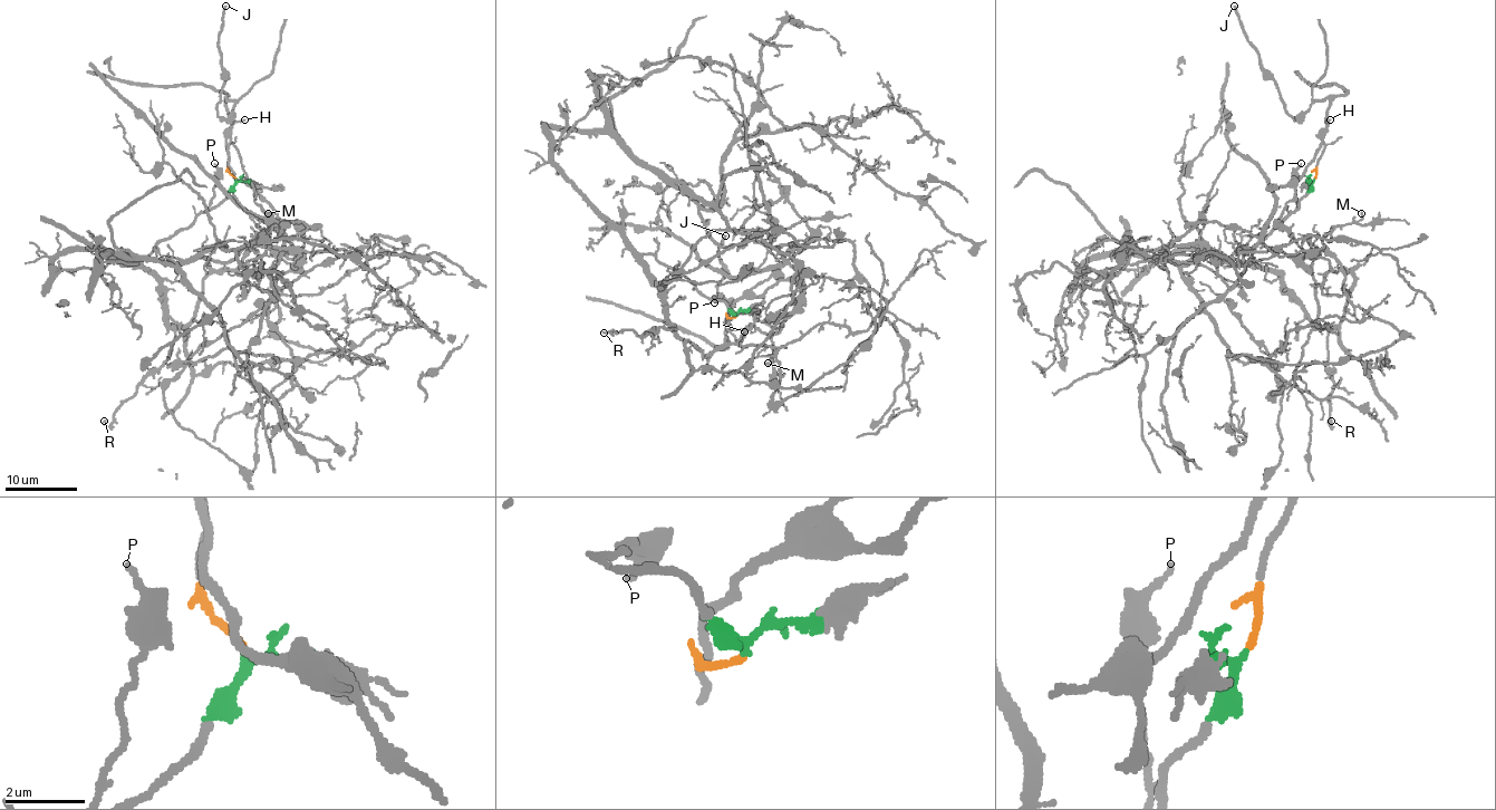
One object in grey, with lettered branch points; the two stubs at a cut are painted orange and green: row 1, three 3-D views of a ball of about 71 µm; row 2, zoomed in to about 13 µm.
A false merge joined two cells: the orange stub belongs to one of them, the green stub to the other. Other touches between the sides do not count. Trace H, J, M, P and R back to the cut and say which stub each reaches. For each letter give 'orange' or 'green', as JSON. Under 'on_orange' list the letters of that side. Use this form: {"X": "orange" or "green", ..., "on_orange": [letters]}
{"H": "orange", "J": "orange", "M": "green", "P": "green", "R": "green", "on_orange": ["H", "J"]}

